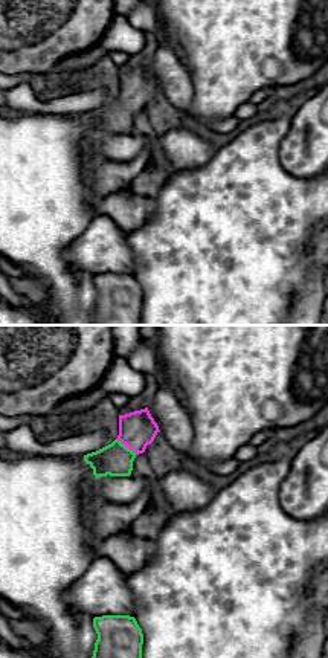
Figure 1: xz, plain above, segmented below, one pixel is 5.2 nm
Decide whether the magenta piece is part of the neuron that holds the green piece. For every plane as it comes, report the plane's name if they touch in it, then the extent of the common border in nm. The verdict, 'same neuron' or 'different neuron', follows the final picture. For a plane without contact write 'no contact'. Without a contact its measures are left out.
contact in xz; length 140 nm

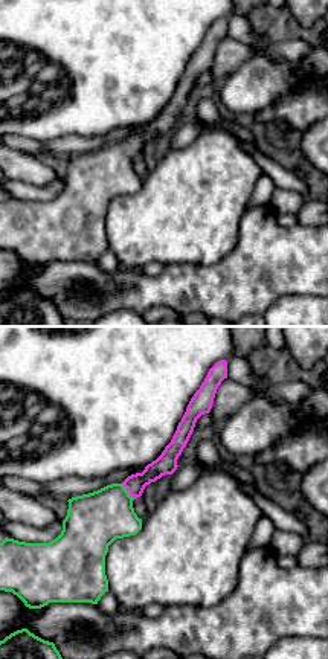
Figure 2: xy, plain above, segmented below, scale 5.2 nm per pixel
contact in xy; length 110 nm

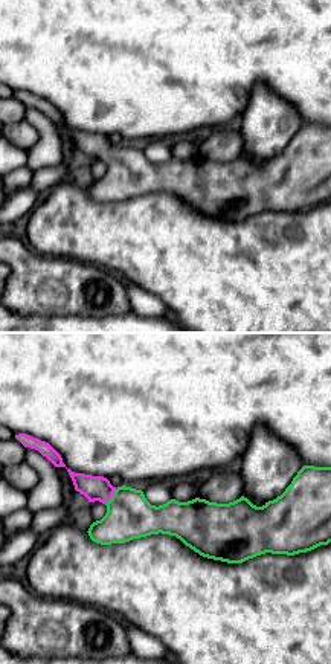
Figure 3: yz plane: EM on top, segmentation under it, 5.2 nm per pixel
contact in yz; length 110 nm

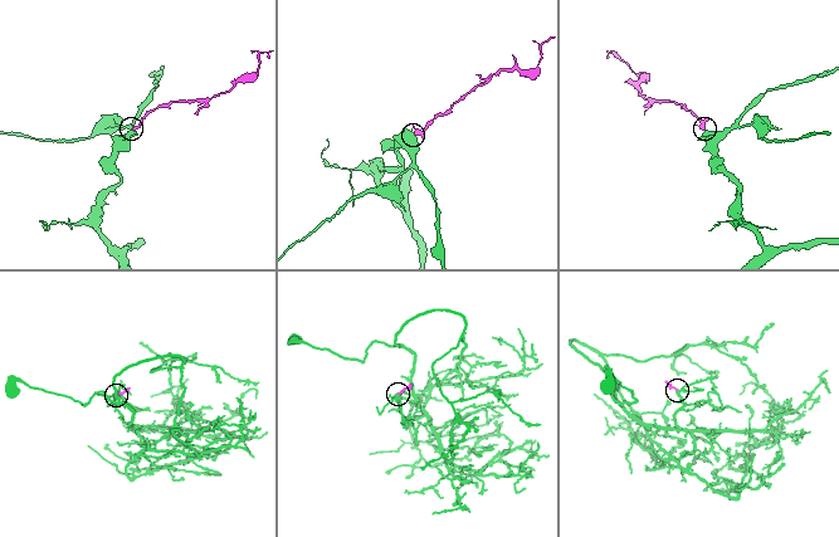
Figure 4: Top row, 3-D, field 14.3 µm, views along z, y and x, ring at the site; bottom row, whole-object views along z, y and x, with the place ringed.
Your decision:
same neuron

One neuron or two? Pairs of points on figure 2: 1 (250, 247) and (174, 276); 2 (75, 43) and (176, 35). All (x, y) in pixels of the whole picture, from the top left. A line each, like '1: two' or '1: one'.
1: one
2: one

